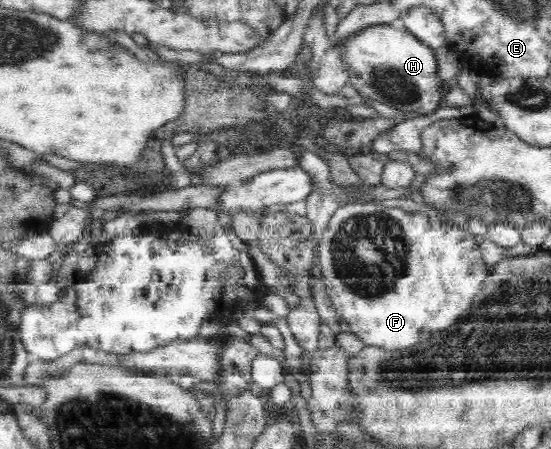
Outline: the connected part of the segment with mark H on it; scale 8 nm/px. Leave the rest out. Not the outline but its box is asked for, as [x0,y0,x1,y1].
[344,25,447,116]

